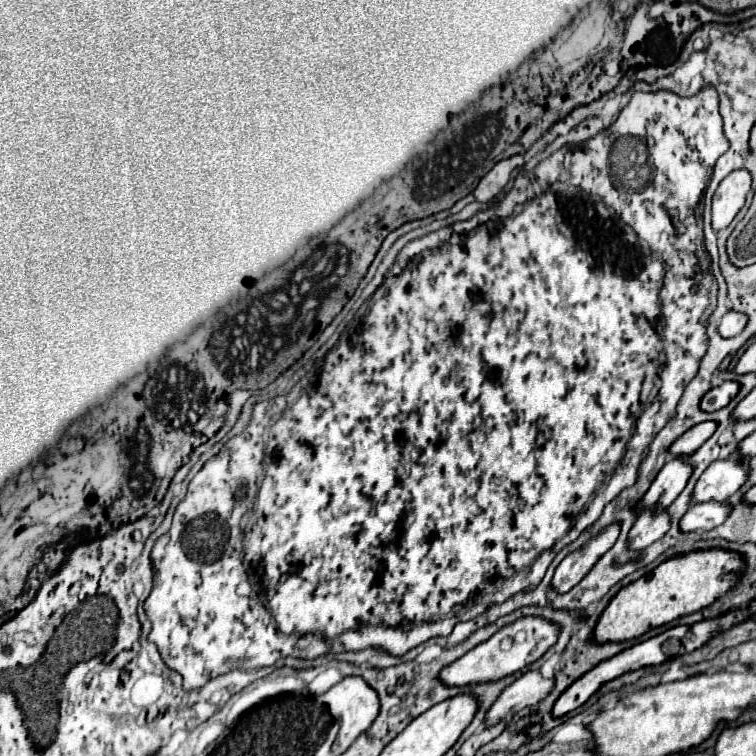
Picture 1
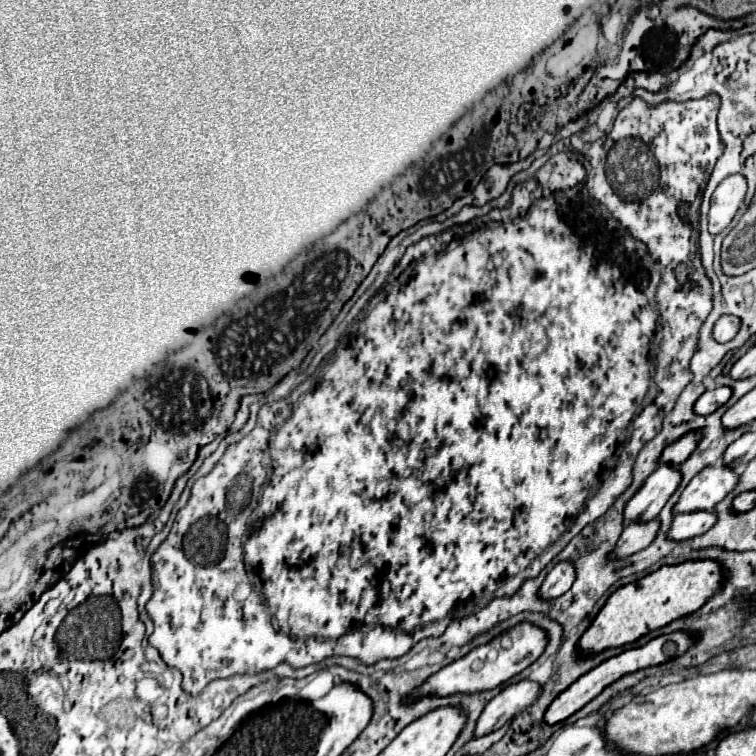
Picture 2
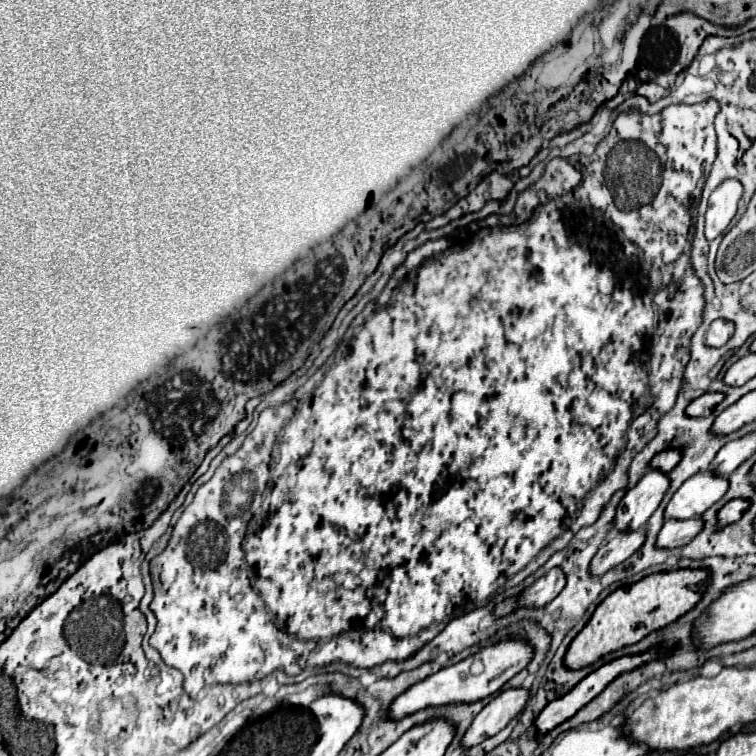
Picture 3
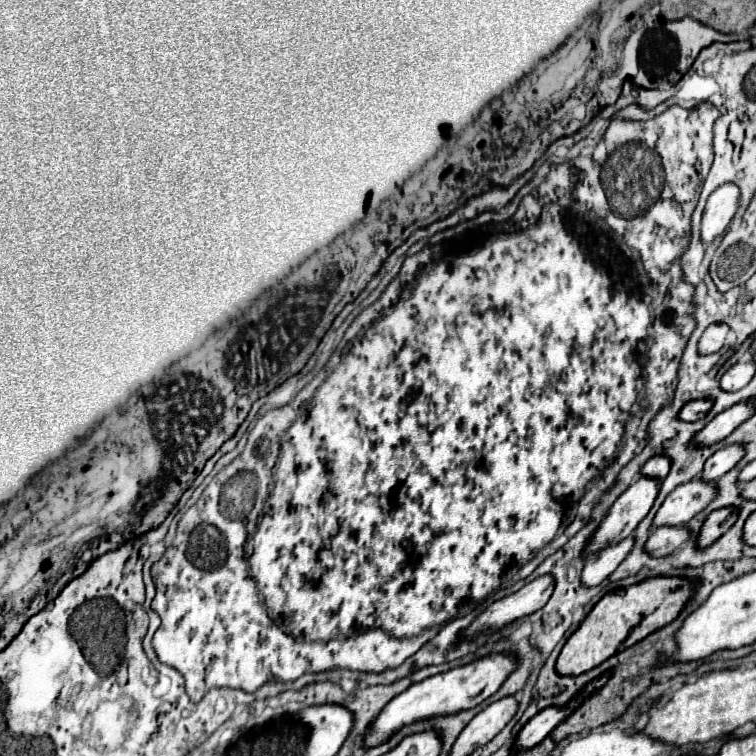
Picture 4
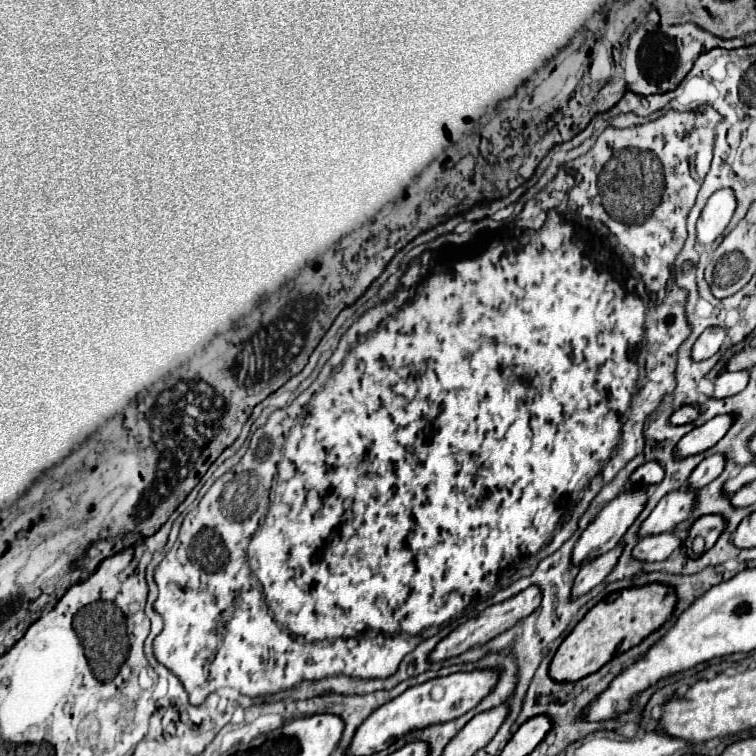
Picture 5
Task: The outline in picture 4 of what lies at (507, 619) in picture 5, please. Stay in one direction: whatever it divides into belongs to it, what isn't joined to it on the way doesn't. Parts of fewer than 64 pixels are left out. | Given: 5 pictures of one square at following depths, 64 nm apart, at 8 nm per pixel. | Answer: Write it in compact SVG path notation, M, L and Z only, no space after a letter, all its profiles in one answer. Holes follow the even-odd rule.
M544 574L538 576L536 580L532 580L530 584L522 586L518 592L504 596L502 600L496 600L494 604L490 604L474 622L472 628L468 628L468 632L464 632L464 636L474 636L478 632L480 626L488 624L490 630L502 628L506 624L510 624L516 618L522 618L526 614L532 614L536 610L540 610L552 596L554 592L554 576L552 574Z

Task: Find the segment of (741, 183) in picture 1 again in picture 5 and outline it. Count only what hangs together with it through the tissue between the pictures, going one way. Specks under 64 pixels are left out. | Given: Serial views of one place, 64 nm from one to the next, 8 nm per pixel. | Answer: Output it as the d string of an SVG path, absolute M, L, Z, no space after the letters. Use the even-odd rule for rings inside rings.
M720 188L718 192L714 192L708 198L708 202L700 214L700 220L696 224L698 244L708 246L718 236L722 236L734 210L736 210L736 196L734 196L732 188Z

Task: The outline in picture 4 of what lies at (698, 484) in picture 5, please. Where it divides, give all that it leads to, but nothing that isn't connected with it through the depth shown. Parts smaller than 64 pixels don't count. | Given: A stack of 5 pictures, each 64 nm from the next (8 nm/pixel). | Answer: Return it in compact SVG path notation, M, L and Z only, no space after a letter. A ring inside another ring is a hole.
M730 444L730 446L724 446L720 448L718 452L714 452L706 464L704 464L704 474L702 478L704 480L710 480L710 482L716 482L718 478L722 478L728 470L732 470L740 458L744 458L746 454L746 448L742 444Z

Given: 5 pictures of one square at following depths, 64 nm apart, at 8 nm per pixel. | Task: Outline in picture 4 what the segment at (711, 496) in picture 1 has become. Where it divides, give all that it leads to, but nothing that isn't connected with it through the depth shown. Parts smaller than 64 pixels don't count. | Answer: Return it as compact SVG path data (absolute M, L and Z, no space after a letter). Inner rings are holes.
M694 478L686 484L680 484L674 492L668 494L664 504L660 506L660 510L654 518L654 526L686 524L698 512L702 512L716 496L718 496L718 488L714 482Z

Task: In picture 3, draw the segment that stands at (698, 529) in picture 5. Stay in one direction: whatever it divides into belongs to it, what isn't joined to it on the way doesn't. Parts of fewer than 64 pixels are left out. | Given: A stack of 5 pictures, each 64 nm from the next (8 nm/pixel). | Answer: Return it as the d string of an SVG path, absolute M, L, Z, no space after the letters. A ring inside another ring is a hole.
M734 498L734 500L730 500L730 502L718 512L718 522L720 522L720 524L732 524L732 522L736 522L748 506L750 506L750 500L746 500L746 498Z

